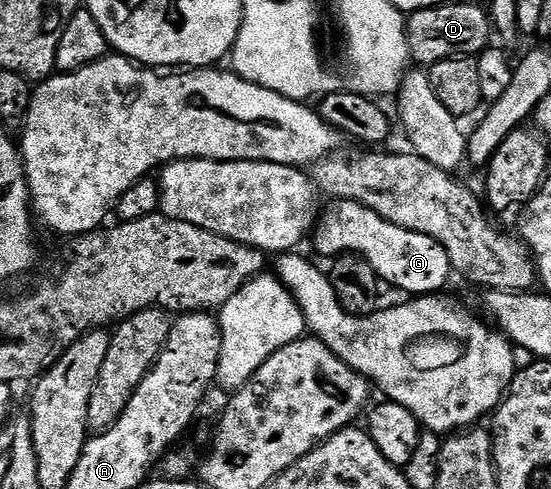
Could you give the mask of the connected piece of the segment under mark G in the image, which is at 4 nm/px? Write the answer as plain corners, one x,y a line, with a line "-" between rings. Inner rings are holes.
336,199
328,205
321,210
310,239
318,254
328,259
345,254
362,256
381,282
396,285
412,297
439,294
446,289
452,268
444,247
434,238
392,225
359,202

